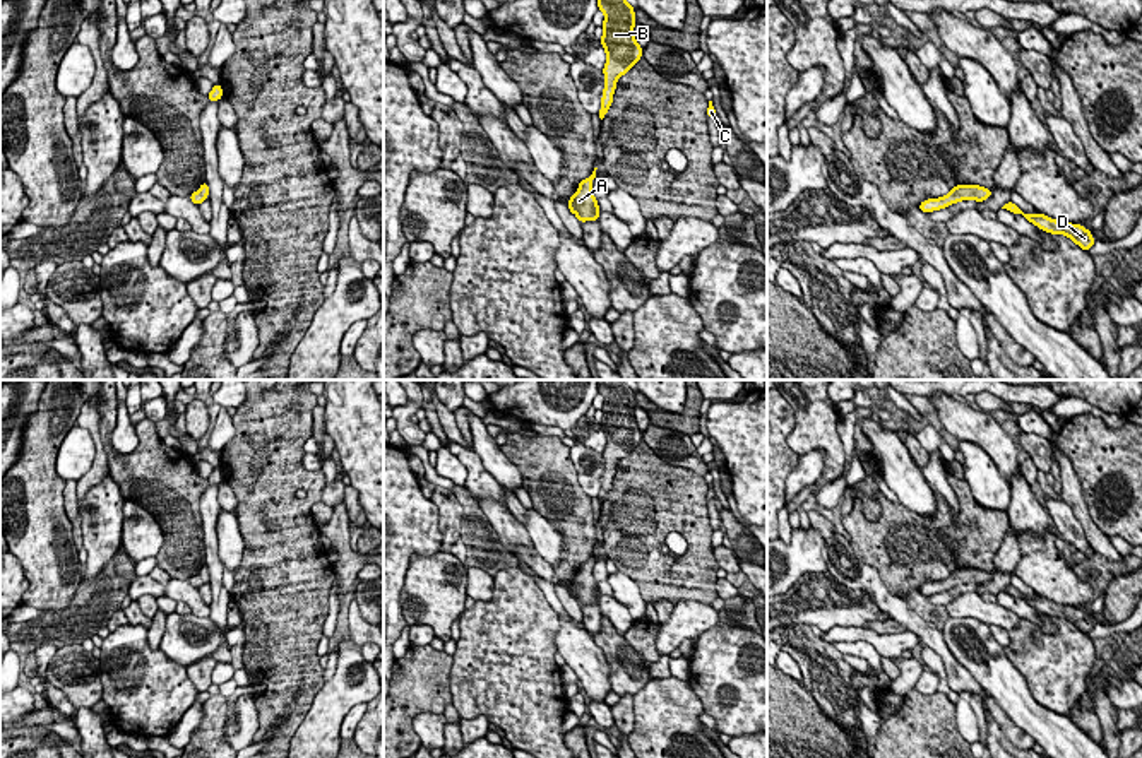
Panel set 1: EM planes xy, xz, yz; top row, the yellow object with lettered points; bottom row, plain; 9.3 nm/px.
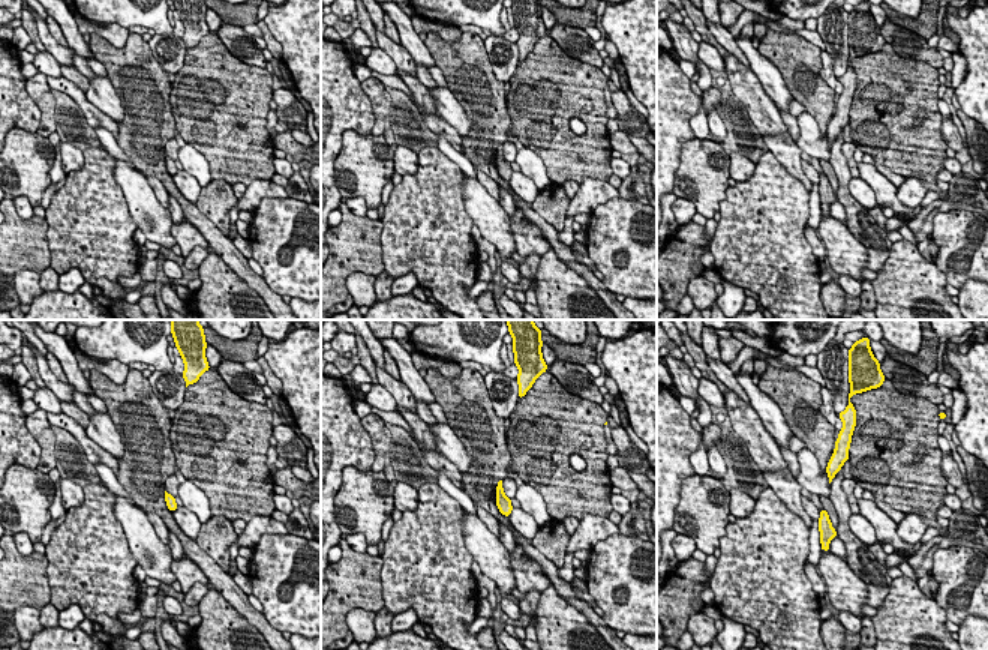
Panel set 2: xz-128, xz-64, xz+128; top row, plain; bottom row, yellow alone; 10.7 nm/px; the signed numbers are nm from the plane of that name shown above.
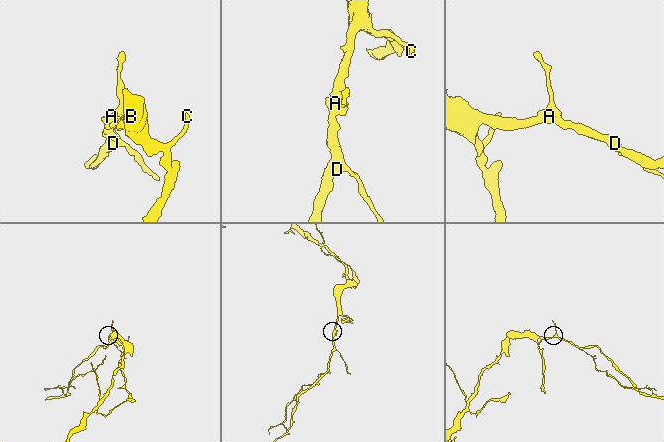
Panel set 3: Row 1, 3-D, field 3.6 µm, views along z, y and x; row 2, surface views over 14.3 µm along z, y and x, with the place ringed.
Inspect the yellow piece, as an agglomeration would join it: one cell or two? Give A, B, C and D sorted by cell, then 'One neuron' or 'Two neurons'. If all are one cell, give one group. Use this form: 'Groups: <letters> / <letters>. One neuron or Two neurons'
Groups: A B C D. One neuron

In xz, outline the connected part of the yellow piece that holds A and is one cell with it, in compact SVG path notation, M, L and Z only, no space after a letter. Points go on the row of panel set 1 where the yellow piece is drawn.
M594 168L587 180L579 181L579 190L567 202L570 212L575 214L580 222L598 221L601 212L598 198L592 193L592 180L596 178L596 169L598 168Z

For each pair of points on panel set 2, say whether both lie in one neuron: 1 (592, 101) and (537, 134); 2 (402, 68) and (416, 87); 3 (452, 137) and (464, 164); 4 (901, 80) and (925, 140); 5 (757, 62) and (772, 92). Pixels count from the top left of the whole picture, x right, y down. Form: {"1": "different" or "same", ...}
{"1": "same", "2": "different", "3": "different", "4": "same", "5": "same"}

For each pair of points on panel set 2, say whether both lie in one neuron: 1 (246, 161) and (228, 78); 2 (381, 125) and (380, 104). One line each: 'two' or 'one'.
1: one
2: one

